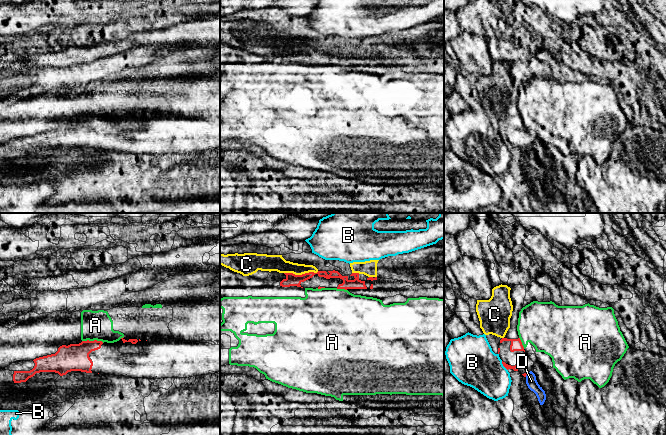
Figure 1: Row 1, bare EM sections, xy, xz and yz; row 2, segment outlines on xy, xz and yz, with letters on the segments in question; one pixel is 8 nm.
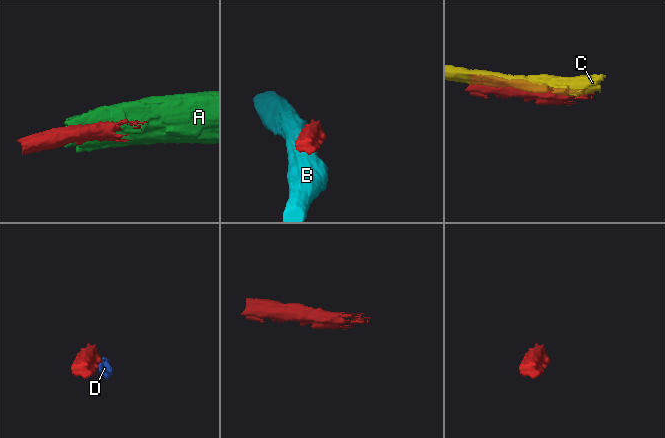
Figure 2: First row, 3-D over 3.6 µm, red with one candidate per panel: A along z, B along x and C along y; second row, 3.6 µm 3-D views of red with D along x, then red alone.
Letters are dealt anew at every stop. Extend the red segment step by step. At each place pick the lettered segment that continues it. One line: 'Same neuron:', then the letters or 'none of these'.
Same neuron: none of these

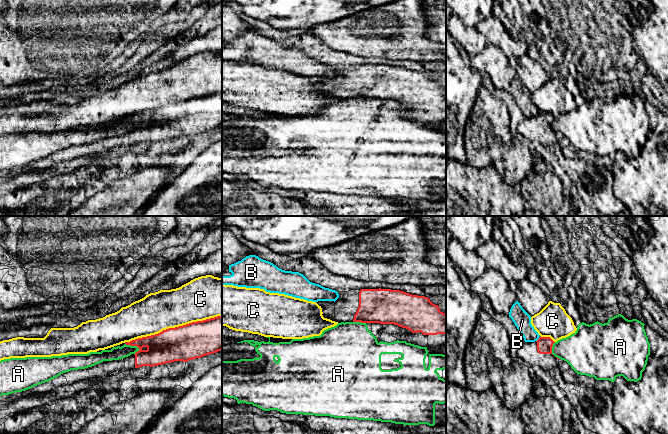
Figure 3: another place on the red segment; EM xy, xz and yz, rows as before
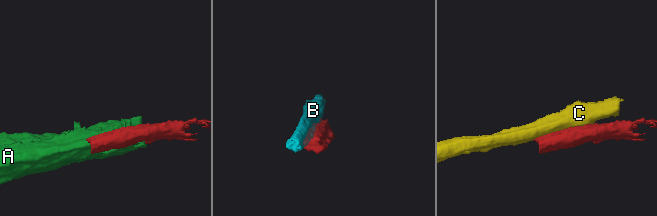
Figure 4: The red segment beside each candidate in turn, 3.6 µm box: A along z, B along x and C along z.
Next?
Same neuron: none of these

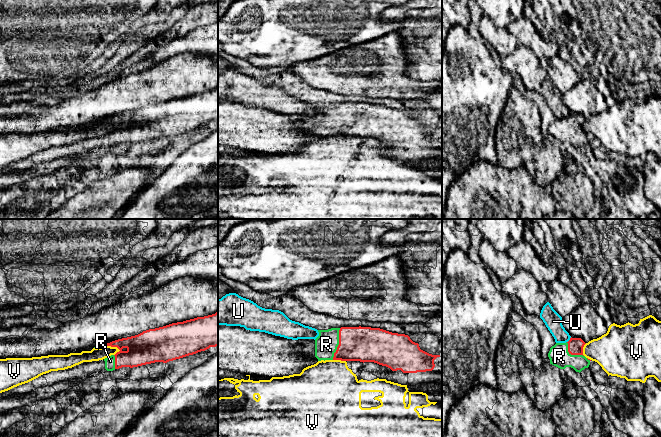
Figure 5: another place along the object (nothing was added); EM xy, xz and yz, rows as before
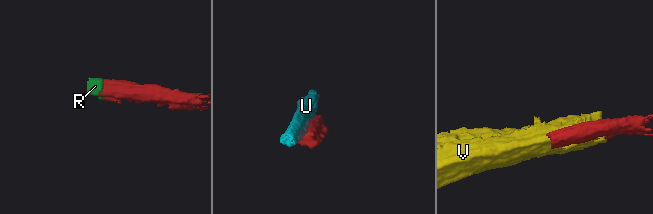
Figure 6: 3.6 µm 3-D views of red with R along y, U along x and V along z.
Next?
Same neuron: R

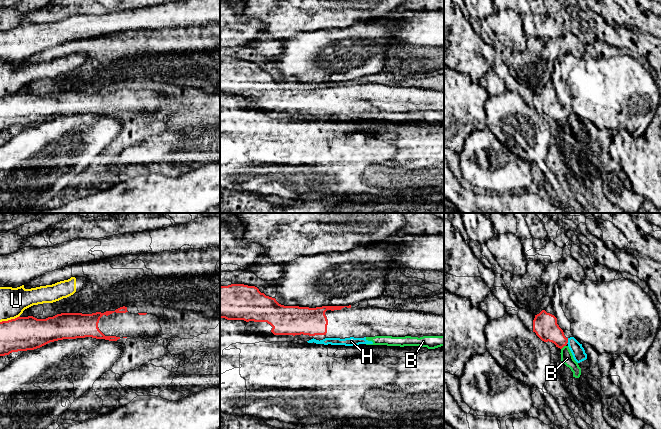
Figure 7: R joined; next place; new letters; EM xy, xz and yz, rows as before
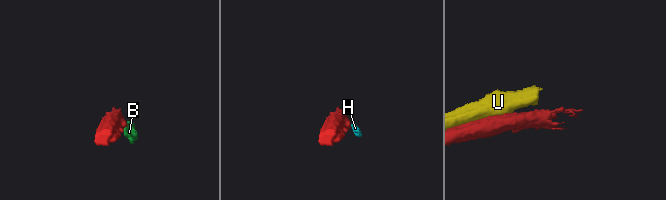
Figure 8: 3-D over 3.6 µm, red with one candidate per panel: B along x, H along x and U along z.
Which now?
Same neuron: H

